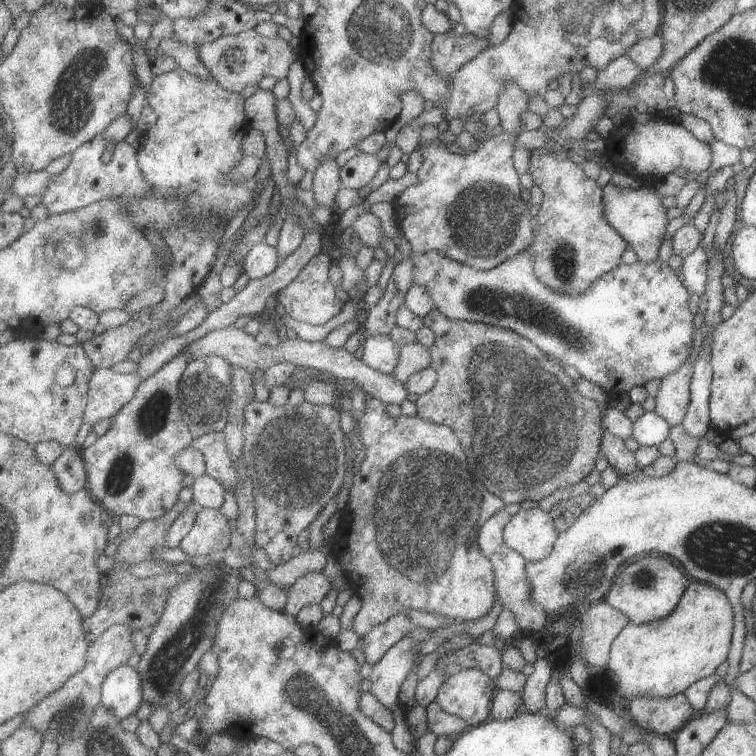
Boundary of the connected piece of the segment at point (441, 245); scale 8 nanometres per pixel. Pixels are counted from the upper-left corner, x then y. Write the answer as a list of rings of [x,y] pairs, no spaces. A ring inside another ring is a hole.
[[[497,129],[486,133],[482,145],[471,151],[471,154],[451,152],[449,144],[445,144],[440,137],[419,147],[424,160],[417,172],[419,180],[394,200],[395,218],[414,253],[424,254],[437,250],[473,269],[487,271],[505,262],[507,258],[515,257],[531,245],[533,228],[529,224],[529,210],[519,196],[519,176],[511,164],[511,134],[515,134],[517,138],[520,132]]]

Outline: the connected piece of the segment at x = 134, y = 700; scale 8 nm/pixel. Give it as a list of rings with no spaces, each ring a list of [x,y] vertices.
[[[122,665],[105,678],[102,687],[103,705],[119,720],[137,714],[145,703],[142,676],[136,668]]]

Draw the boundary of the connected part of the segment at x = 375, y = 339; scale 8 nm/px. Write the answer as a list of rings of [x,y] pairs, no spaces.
[[[375,334],[363,342],[364,362],[384,374],[394,374],[400,362],[401,346],[388,335]]]

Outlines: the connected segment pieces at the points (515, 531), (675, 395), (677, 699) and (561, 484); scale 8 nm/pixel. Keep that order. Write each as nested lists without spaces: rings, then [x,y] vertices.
[[[538,507],[521,510],[511,516],[502,531],[502,539],[526,562],[539,562],[552,552],[558,536],[551,516]]]
[[[689,356],[685,358],[685,362],[683,362],[683,364],[681,364],[677,370],[661,378],[659,389],[657,390],[657,394],[655,394],[654,397],[654,412],[660,418],[663,418],[669,424],[669,427],[681,425],[689,403],[689,384],[692,376],[692,364],[688,362],[688,358]]]
[[[683,694],[659,698],[636,696],[627,702],[632,723],[654,734],[671,734],[681,729],[695,716]]]
[[[433,308],[427,316],[425,316],[424,324],[433,331],[436,335],[436,341],[430,348],[431,365],[435,368],[438,374],[437,385],[429,393],[423,394],[418,398],[416,406],[418,409],[418,416],[431,420],[437,425],[449,426],[466,450],[467,458],[470,463],[471,472],[474,478],[477,478],[483,486],[487,486],[486,490],[491,495],[497,496],[501,499],[504,505],[511,503],[520,503],[523,500],[538,500],[546,496],[549,492],[555,490],[563,490],[567,486],[573,486],[587,477],[587,474],[594,470],[595,460],[598,458],[598,451],[600,450],[599,440],[601,439],[601,416],[602,405],[593,400],[589,400],[580,396],[576,391],[574,380],[563,371],[561,365],[556,361],[547,360],[545,354],[539,351],[539,348],[531,343],[527,338],[522,338],[521,335],[515,334],[514,331],[508,329],[501,329],[492,325],[483,327],[481,323],[473,323],[470,321],[454,320],[447,318],[447,314],[443,314],[441,310]]]

